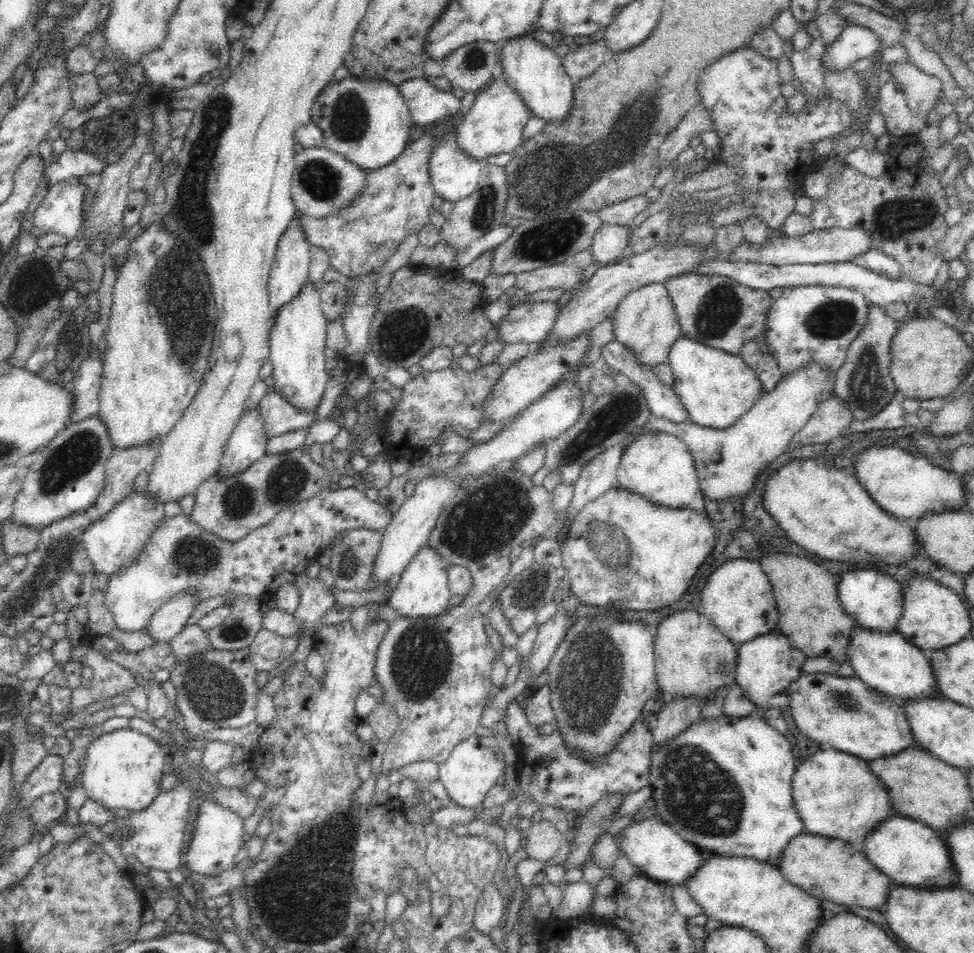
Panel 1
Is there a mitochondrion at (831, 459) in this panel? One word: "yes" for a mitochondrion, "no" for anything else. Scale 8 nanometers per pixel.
no

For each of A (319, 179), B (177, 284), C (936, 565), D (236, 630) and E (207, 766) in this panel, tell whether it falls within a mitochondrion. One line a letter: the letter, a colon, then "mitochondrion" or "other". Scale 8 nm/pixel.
A: mitochondrion
B: mitochondrion
C: other
D: mitochondrion
E: other

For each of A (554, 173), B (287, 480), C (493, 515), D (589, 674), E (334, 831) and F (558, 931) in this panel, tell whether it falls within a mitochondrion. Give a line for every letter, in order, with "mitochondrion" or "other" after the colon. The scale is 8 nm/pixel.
A: mitochondrion
B: mitochondrion
C: mitochondrion
D: mitochondrion
E: mitochondrion
F: other

